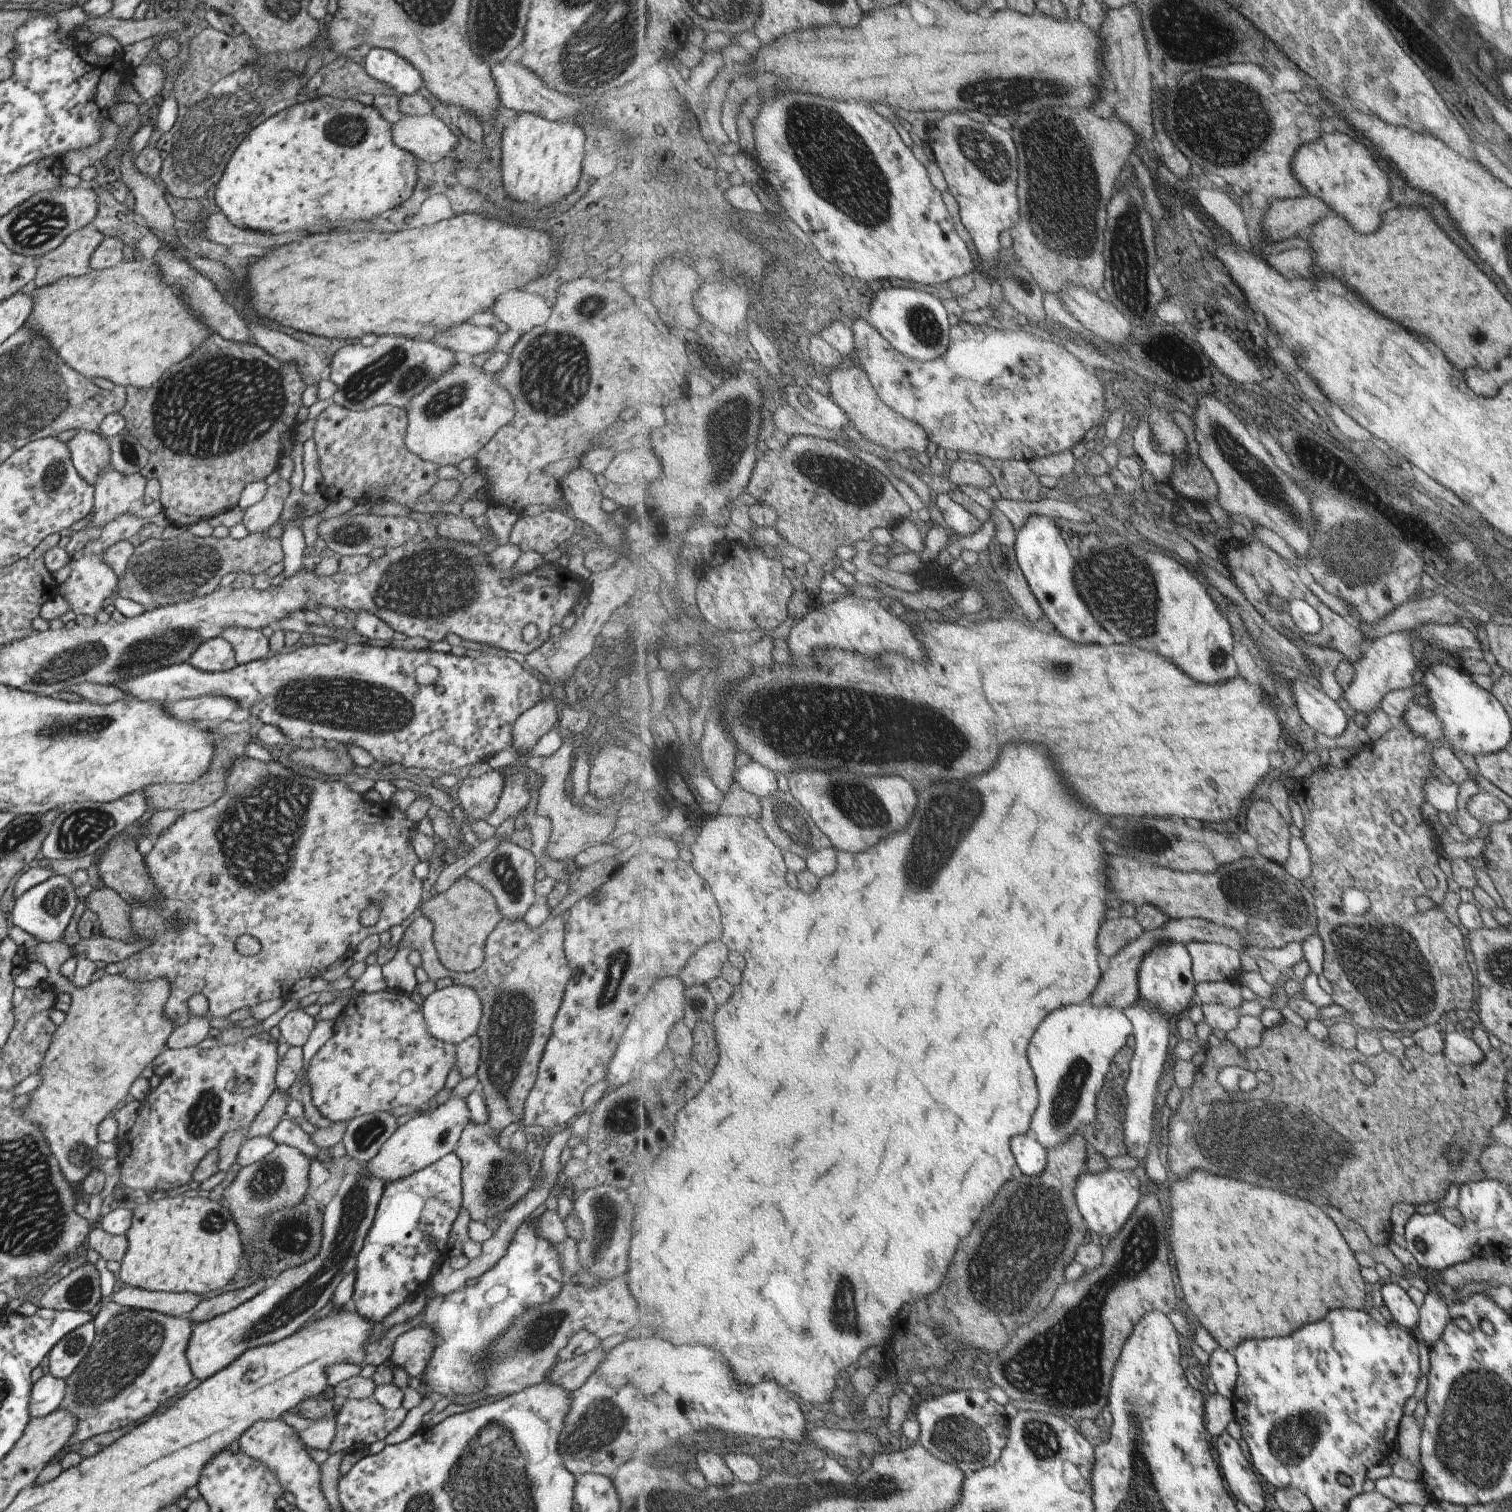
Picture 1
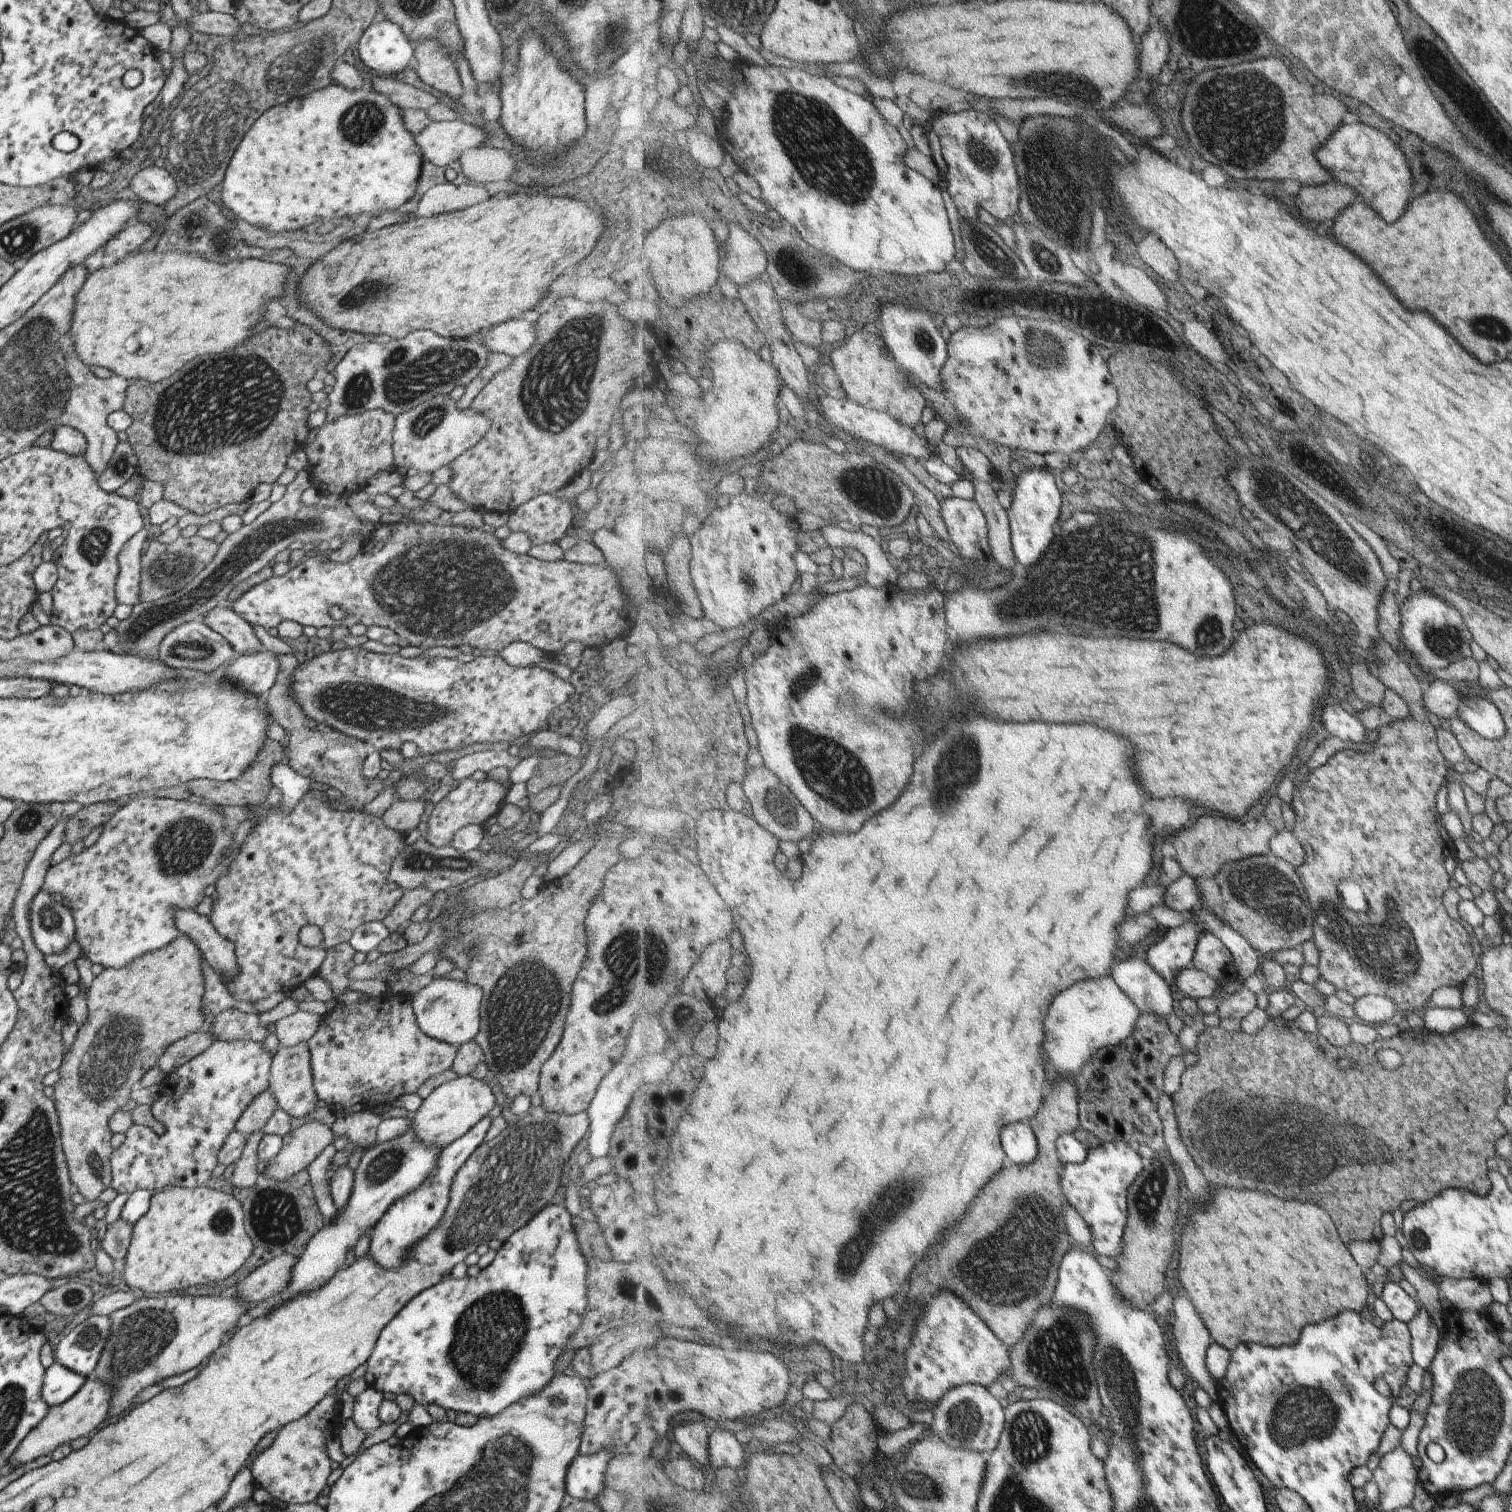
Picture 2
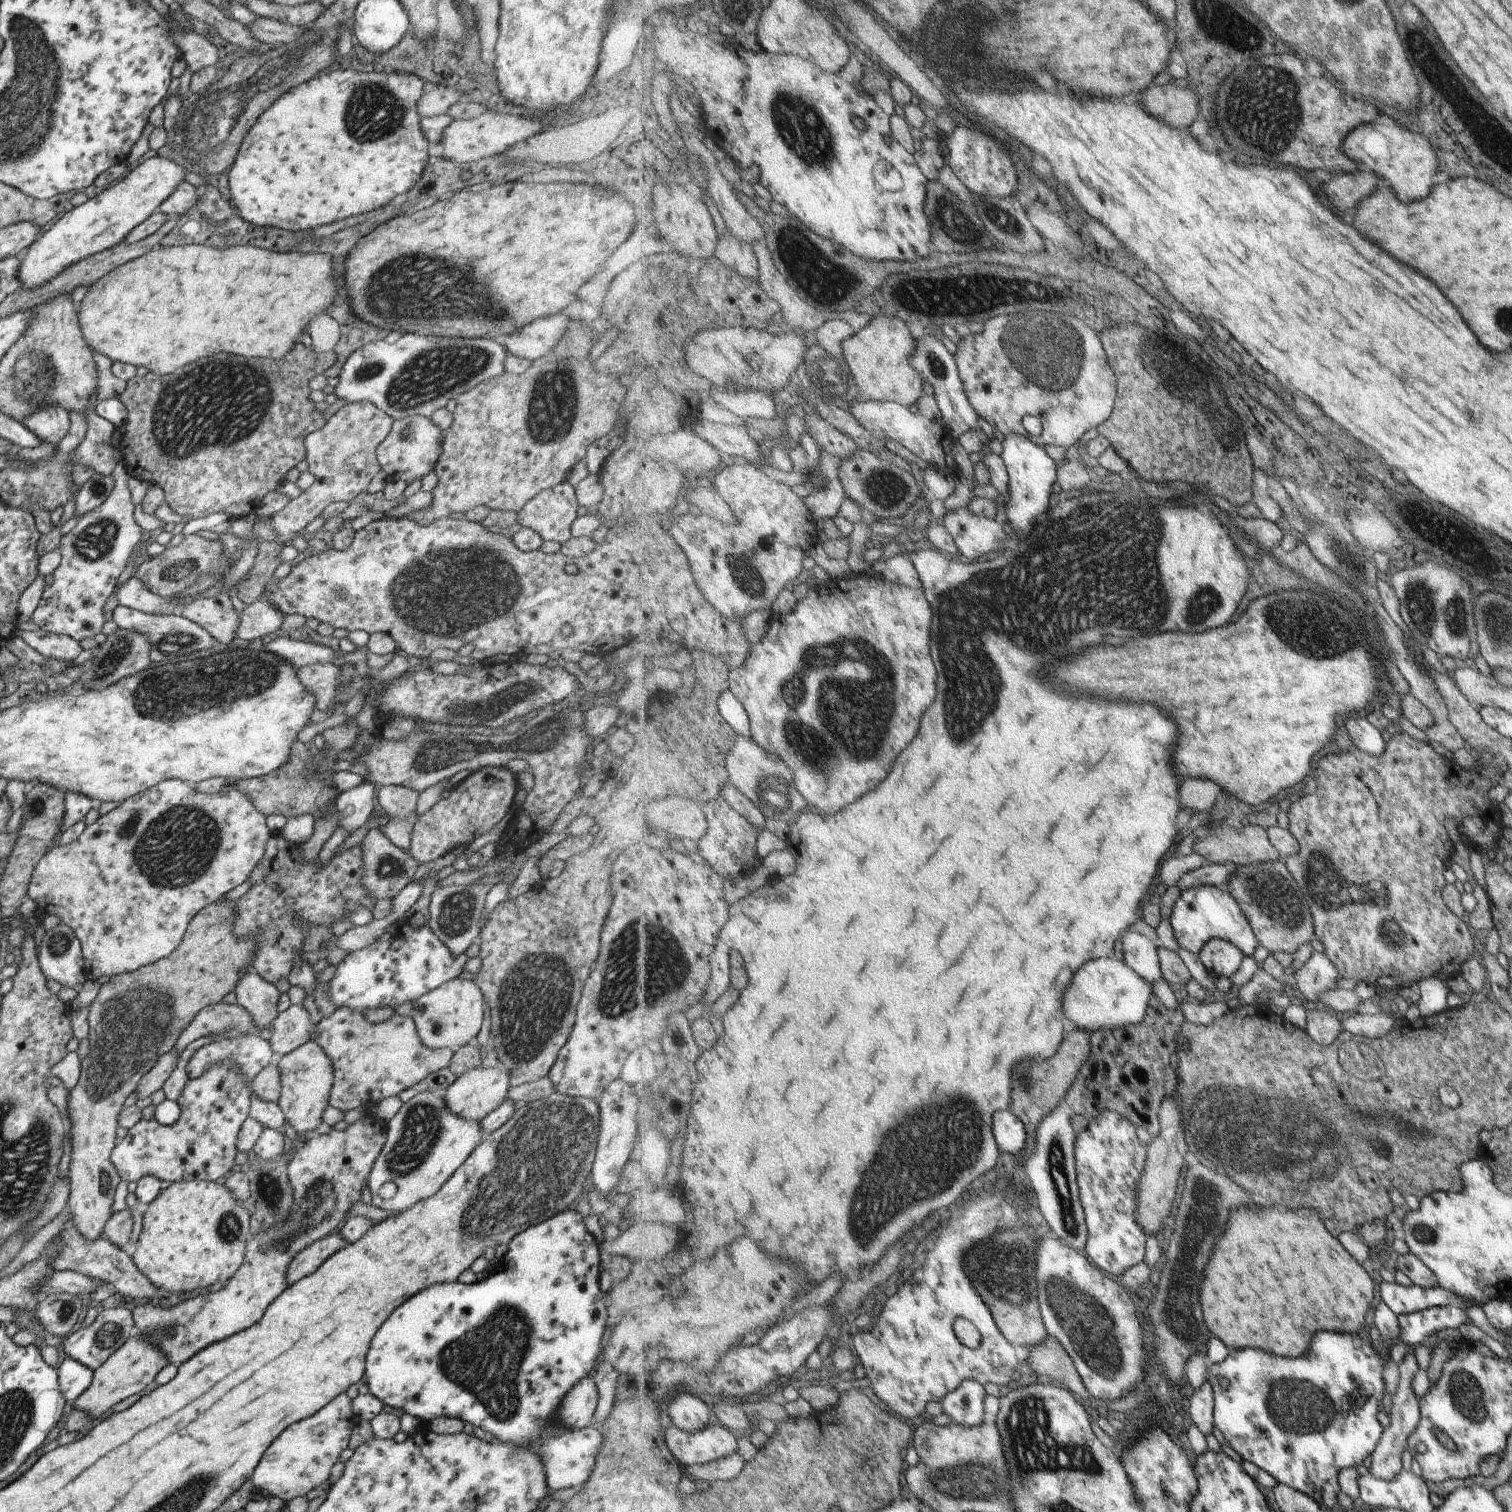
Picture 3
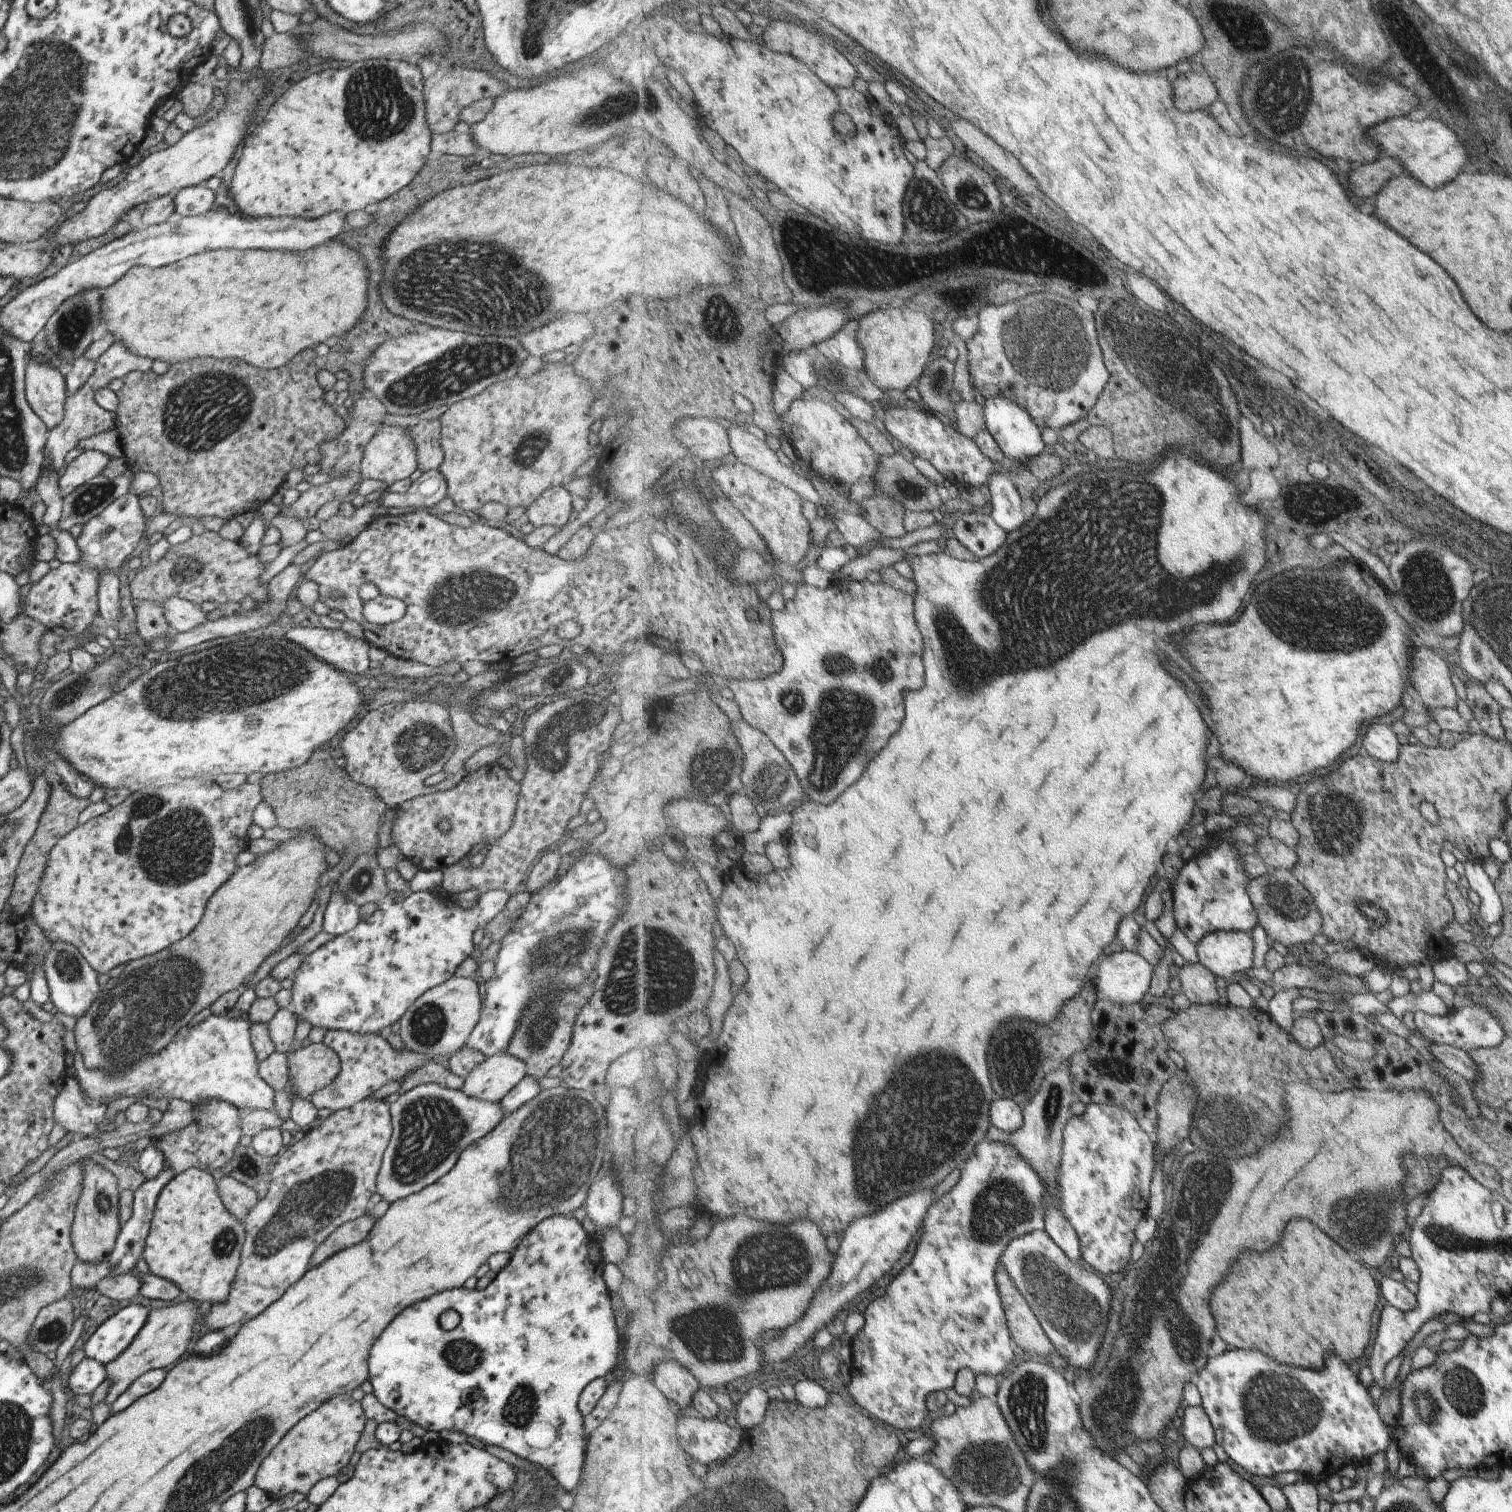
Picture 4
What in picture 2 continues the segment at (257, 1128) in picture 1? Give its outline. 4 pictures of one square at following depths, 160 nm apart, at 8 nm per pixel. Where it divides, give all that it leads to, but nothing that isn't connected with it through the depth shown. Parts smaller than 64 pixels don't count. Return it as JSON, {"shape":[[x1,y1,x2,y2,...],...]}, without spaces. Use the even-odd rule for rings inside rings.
{"shape":[[262,1129,248,1136,240,1158,234,1162,234,1171,229,1178,229,1187,248,1188,255,1183,260,1170,256,1168,260,1161,257,1155,257,1146,260,1139,266,1134]]}

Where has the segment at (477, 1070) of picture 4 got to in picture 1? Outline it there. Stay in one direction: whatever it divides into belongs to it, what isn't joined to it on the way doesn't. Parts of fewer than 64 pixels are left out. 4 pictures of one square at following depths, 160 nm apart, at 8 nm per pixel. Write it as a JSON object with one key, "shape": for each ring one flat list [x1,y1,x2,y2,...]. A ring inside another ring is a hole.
{"shape":[[451,1092,448,1101,434,1112,425,1111,412,1117,406,1123,396,1127,392,1136,383,1144,383,1148,367,1164,367,1174,371,1178,383,1181,385,1188,397,1180,412,1176,418,1171,432,1166,446,1155,455,1152,461,1132,470,1122,470,1110,466,1098,457,1098]]}

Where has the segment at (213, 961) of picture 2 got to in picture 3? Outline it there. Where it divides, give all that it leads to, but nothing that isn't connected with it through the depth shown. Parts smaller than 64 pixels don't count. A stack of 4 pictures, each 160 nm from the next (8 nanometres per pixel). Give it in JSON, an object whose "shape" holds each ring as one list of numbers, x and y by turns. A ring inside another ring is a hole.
{"shape":[[246,969,233,988,237,1003,253,1016,255,1025,261,1030,260,1036,269,1039,272,1022,278,1016,280,992,272,983,266,982,258,973]]}

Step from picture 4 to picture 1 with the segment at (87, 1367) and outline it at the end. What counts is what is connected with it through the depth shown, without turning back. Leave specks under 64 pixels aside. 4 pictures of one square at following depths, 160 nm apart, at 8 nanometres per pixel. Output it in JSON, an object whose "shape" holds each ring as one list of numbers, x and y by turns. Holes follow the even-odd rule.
{"shape":[[50,1373,43,1375,31,1388,29,1411,30,1418,42,1418,59,1409,64,1395,66,1383]]}

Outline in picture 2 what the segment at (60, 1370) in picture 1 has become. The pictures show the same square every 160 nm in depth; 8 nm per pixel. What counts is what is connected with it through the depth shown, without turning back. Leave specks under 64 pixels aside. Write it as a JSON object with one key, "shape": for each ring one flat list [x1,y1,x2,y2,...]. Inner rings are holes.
{"shape":[[90,1315,57,1342,54,1350,56,1362,88,1377,104,1352,110,1327,108,1315]]}

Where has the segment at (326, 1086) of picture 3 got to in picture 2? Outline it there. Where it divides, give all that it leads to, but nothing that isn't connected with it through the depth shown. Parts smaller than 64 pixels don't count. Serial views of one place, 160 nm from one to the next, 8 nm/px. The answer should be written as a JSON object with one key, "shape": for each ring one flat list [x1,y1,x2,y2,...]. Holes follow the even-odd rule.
{"shape":[[307,1041,291,1047,282,1047,275,1052,271,1071,269,1072,269,1088,274,1091,274,1098,280,1109,284,1109,291,1117,302,1118,312,1112,319,1099,313,1087,311,1054],[318,1121,308,1122,283,1136,280,1152,267,1162,267,1171,263,1174,283,1183,306,1169,335,1139,336,1135,327,1125]]}

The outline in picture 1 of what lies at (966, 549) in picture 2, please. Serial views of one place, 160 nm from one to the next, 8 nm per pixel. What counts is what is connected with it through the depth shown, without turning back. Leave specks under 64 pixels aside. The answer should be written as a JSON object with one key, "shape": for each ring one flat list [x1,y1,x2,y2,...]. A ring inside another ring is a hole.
{"shape":[[940,493,937,498,937,513,944,516,954,533,958,533,959,536,970,536,980,530,983,523,970,510,966,510,960,502,956,502,950,494]]}

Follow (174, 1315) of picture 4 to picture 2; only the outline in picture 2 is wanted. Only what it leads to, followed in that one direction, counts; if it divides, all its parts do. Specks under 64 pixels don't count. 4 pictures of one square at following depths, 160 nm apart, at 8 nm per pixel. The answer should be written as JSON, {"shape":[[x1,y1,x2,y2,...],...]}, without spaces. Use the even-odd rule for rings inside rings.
{"shape":[[86,1378,84,1386,72,1398,49,1408,46,1416,22,1439,7,1463,13,1467,20,1467,34,1458,49,1457,61,1444,70,1443,80,1436,88,1436,107,1418,112,1395,113,1391,110,1391,107,1385,96,1379]]}

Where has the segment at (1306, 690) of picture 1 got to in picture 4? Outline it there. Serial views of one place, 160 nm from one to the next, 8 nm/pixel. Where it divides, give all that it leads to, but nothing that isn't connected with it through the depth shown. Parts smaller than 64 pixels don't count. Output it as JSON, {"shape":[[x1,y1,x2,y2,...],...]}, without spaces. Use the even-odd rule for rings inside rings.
{"shape":[[1374,722,1364,734,1363,746,1370,757,1381,761,1394,762,1399,758,1400,743,1386,724]]}

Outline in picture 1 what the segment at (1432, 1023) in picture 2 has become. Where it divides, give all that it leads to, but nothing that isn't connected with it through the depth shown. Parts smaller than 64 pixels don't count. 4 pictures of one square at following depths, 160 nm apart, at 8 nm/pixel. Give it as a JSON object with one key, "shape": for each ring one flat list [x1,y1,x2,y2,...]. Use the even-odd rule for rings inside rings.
{"shape":[[1444,1024,1445,1036,1443,1054,1454,1064,1476,1066,1484,1062,1485,1056,1470,1037,1470,1033,1459,1034,1453,1027]]}

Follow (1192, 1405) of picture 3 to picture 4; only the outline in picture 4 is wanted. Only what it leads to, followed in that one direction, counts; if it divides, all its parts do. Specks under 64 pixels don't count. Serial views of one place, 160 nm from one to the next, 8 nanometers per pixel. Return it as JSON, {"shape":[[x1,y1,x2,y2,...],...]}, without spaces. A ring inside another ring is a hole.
{"shape":[[1203,1404,1187,1407,1182,1433,1187,1443,1195,1444,1201,1451,1218,1442,1217,1430]]}

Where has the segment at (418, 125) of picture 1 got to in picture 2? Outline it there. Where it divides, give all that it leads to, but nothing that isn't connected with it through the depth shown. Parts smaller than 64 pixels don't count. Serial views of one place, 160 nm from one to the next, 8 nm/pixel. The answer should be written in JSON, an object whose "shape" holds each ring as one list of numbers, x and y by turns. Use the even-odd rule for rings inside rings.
{"shape":[[460,119,432,121,424,130,413,135,423,160,438,166,458,161,465,150,482,146,492,134,486,134]]}

